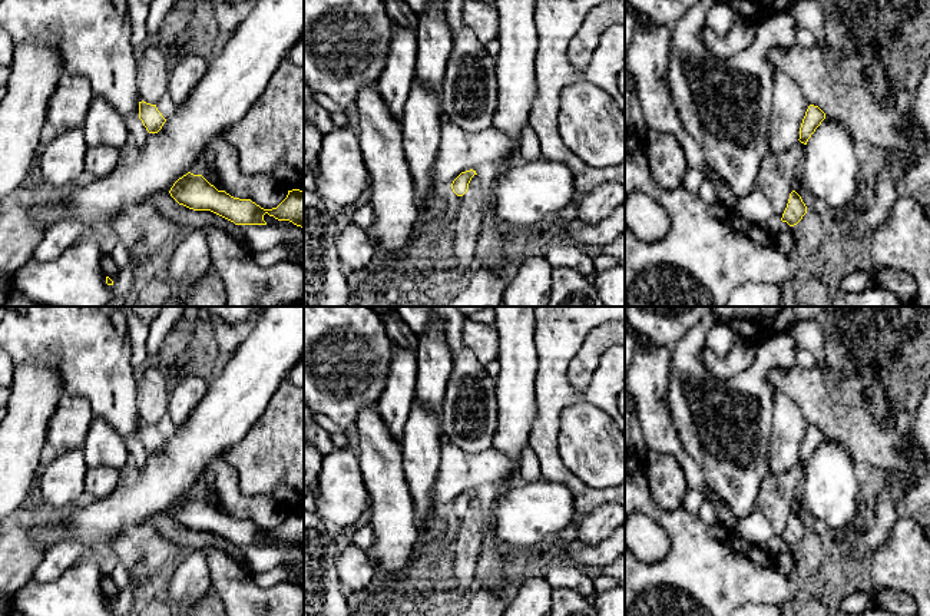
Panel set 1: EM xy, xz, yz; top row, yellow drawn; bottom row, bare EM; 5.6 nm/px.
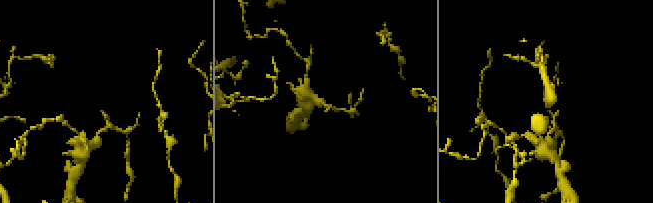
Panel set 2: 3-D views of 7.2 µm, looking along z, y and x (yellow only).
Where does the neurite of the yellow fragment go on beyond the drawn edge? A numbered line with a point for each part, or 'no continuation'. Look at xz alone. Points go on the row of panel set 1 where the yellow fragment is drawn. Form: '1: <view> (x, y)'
no continuation

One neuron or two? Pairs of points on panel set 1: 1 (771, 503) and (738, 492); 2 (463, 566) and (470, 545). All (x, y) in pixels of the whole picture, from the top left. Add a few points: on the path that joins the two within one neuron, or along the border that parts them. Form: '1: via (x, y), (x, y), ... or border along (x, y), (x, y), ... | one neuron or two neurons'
1: border along (770, 473), (761, 483), (754, 510) | two neurons
2: via (466, 560), (467, 550) | one neuron

